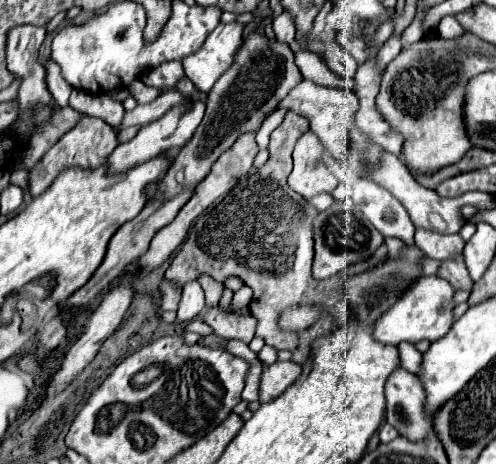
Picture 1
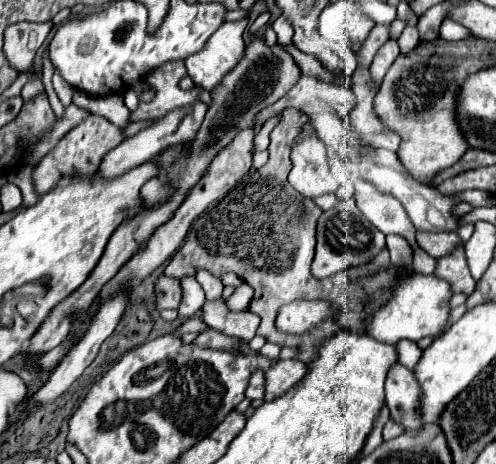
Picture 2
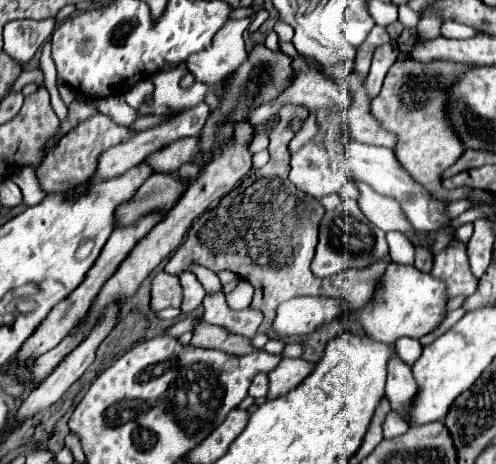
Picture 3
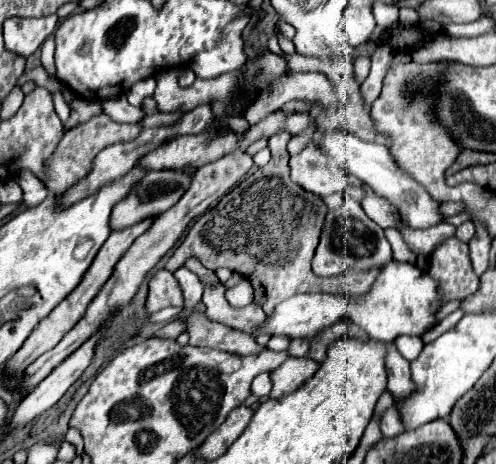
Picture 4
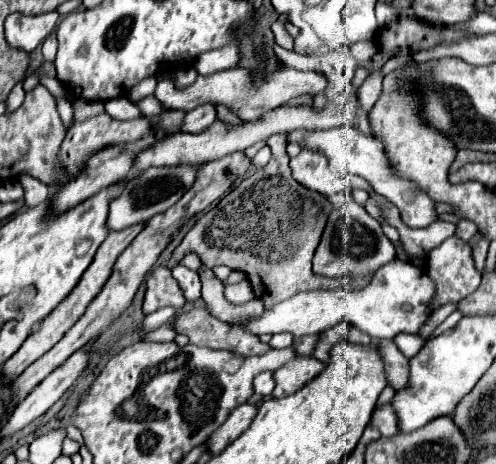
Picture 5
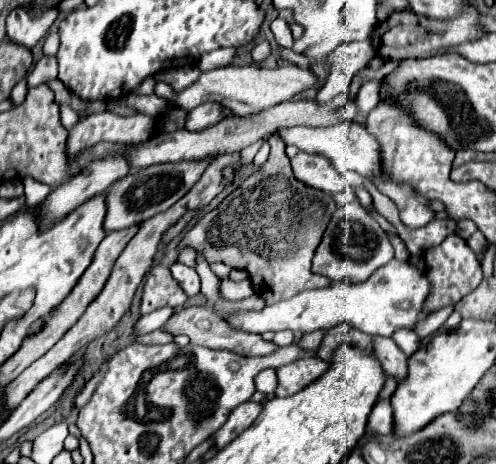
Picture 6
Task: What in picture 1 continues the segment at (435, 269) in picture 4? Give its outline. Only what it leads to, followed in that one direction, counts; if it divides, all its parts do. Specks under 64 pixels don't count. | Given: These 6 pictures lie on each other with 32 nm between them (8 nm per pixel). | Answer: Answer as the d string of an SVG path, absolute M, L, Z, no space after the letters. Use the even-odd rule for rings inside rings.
M458 256L454 260L448 260L448 262L442 262L442 268L438 272L440 278L448 280L456 290L472 290L472 278L466 270L466 264L464 264L464 258Z

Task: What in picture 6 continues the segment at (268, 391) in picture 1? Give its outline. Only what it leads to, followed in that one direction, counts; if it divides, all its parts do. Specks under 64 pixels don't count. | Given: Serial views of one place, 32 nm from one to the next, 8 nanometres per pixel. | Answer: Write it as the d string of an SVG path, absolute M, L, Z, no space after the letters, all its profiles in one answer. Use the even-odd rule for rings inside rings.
M312 356L312 358L300 358L292 364L286 364L276 370L278 376L278 388L276 396L290 396L298 390L306 388L310 382L320 378L328 370L328 362Z

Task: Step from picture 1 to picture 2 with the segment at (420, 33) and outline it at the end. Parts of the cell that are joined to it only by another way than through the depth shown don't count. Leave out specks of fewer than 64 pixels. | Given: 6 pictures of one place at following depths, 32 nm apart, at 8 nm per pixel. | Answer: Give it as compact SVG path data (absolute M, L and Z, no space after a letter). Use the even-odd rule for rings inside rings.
M406 26L402 36L398 38L398 44L400 44L400 50L402 52L408 52L410 48L414 48L416 44L420 42L420 32L418 32L418 26Z

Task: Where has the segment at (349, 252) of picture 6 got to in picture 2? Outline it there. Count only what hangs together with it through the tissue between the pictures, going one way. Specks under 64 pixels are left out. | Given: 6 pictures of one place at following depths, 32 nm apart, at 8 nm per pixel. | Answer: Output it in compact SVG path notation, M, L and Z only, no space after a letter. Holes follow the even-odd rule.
M352 198L336 202L330 210L322 212L316 222L316 256L312 262L312 274L320 280L320 278L328 278L340 270L346 270L350 266L366 264L384 246L386 246L384 234L364 218L364 214L356 208Z

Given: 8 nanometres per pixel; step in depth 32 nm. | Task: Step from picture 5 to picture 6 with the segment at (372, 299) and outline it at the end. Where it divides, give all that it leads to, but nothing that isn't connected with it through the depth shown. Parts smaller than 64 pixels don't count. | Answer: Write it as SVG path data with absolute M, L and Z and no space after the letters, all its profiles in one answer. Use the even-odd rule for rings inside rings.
M390 260L362 284L338 284L330 288L304 290L288 300L266 306L262 312L232 314L226 318L226 322L234 328L252 334L292 330L296 336L322 328L328 330L336 324L348 322L350 326L370 336L392 336L400 328L408 328L408 330L416 328L420 320L420 308L428 298L428 292L430 292L430 284L424 272L416 270L410 262Z

